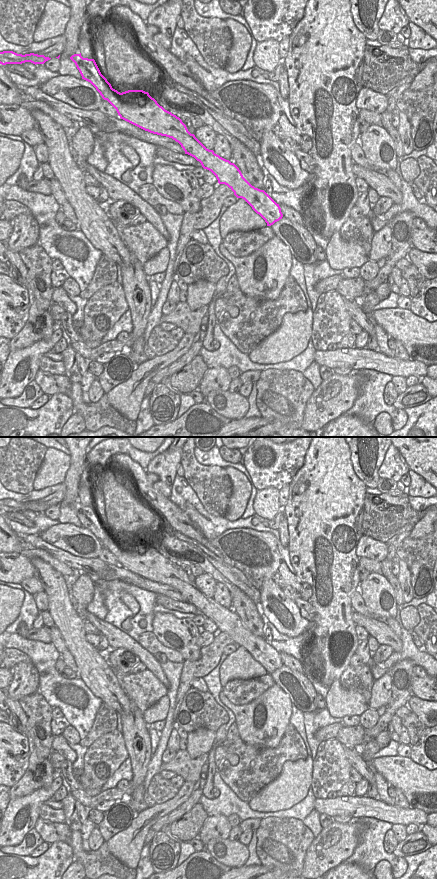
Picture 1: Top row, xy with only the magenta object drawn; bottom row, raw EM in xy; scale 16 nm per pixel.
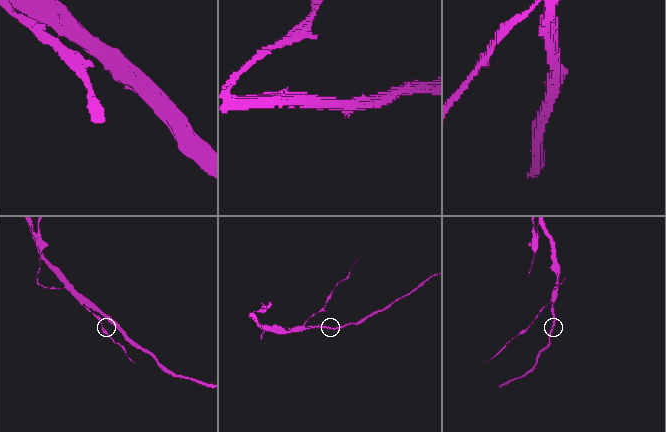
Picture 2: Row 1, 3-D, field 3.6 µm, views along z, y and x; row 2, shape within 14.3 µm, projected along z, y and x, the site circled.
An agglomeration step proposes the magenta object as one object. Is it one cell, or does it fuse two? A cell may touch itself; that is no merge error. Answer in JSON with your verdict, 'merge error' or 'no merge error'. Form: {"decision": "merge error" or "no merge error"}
{"decision": "merge error"}

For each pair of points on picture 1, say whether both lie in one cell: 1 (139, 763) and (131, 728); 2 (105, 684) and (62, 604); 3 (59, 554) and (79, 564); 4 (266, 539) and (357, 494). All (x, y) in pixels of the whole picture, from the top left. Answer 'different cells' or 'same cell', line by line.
1: same cell
2: same cell
3: same cell
4: different cells

